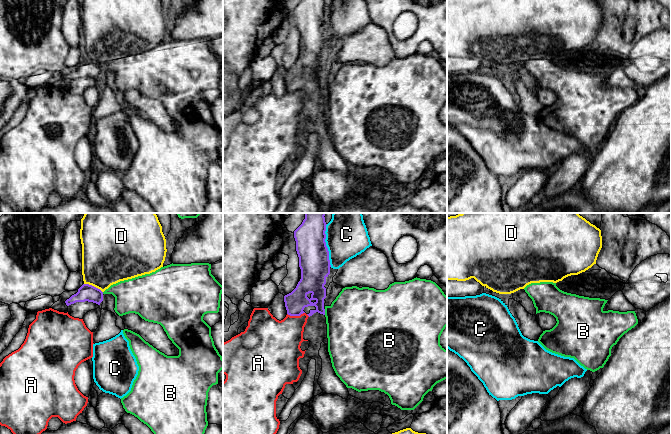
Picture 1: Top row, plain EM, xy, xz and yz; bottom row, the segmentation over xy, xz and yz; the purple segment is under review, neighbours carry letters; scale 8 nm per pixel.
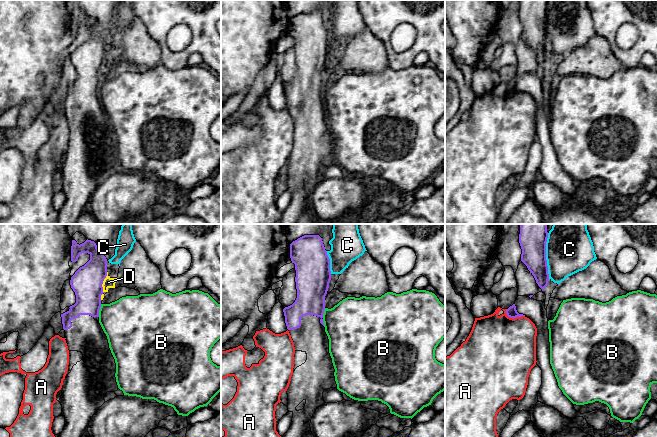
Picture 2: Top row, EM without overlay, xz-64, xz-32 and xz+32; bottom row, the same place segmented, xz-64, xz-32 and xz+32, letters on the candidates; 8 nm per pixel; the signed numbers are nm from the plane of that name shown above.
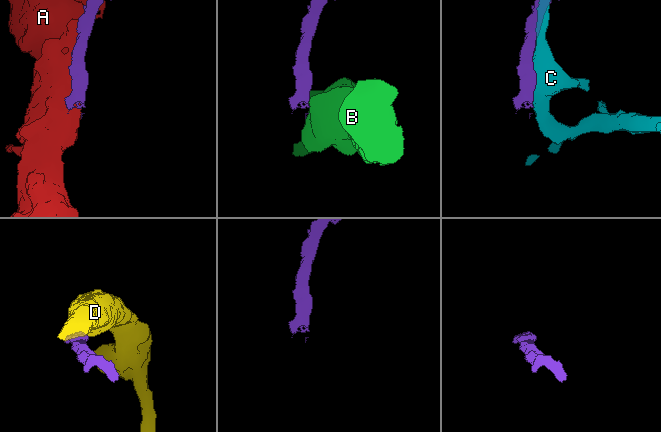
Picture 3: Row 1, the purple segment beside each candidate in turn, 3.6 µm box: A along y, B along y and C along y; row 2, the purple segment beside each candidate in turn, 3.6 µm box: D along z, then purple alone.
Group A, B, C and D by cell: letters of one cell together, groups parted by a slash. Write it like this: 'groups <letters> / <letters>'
groups A / B / C / D

